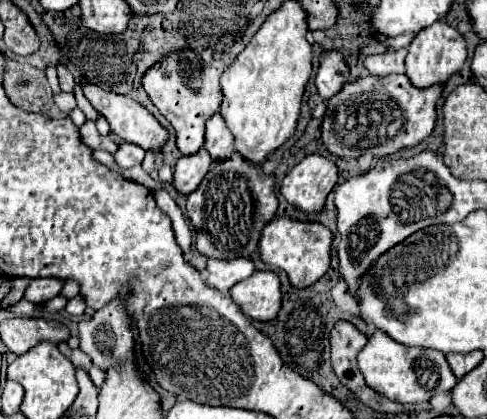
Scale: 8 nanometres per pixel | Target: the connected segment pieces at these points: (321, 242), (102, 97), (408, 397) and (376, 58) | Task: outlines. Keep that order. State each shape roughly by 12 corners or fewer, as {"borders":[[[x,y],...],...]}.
{"borders":[[[275,217],[261,231],[263,263],[295,289],[327,273],[331,231]],[[83,83],[111,131],[145,151],[169,133],[131,97]],[[375,329],[359,351],[367,385],[399,403],[457,383],[443,353]],[[407,49],[369,55],[365,67],[371,75],[405,73]]]}

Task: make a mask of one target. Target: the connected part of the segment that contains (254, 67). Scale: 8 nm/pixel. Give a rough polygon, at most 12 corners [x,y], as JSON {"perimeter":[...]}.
{"perimeter":[[287,1],[221,75],[235,151],[261,165],[295,133],[311,75]]}

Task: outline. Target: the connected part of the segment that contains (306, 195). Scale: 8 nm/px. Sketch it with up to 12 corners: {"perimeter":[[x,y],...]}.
{"perimeter":[[307,155],[281,181],[301,213],[319,213],[337,167]]}

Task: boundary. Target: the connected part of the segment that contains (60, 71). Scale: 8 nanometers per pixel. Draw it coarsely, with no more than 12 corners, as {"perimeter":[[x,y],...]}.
{"perimeter":[[57,63],[61,91],[73,93],[75,79],[71,71]]}

